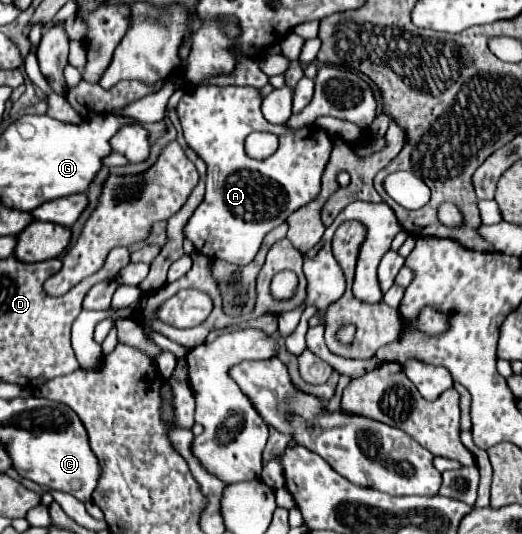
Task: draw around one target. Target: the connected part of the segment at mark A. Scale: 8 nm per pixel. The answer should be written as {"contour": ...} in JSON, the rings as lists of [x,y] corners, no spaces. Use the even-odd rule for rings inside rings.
{"contour":[[[196,87],[196,89],[188,89],[176,107],[176,115],[182,123],[182,131],[184,131],[184,139],[188,147],[194,149],[196,155],[208,167],[206,195],[186,225],[186,237],[194,243],[198,253],[212,257],[212,259],[224,259],[236,265],[246,265],[254,261],[256,253],[262,247],[262,239],[274,227],[282,225],[292,211],[310,203],[318,195],[320,177],[322,177],[322,171],[328,163],[330,149],[332,149],[332,141],[328,133],[320,129],[318,125],[308,125],[298,131],[292,131],[286,125],[272,125],[262,117],[260,103],[262,99],[258,95],[258,89],[252,89],[252,87],[250,89],[248,87]],[[252,131],[276,133],[280,137],[278,151],[264,161],[250,159],[244,153],[244,139]],[[216,167],[220,169],[218,183],[214,183],[212,179]]]}

